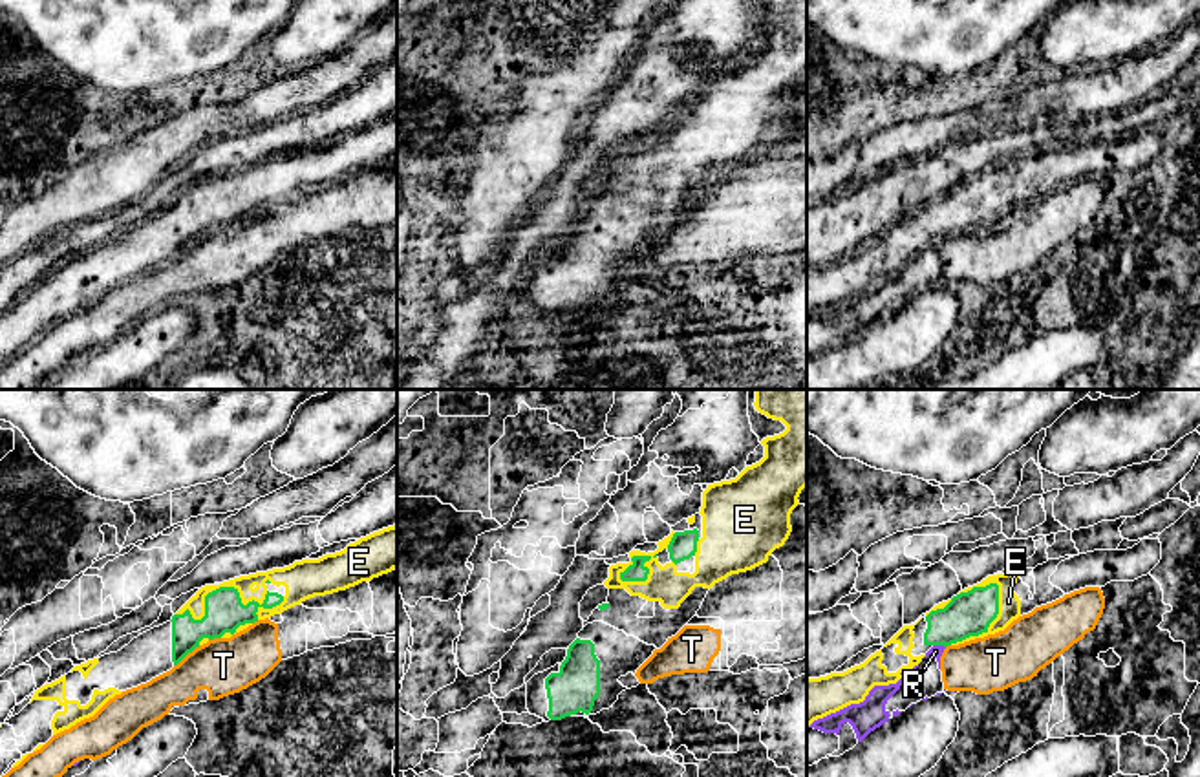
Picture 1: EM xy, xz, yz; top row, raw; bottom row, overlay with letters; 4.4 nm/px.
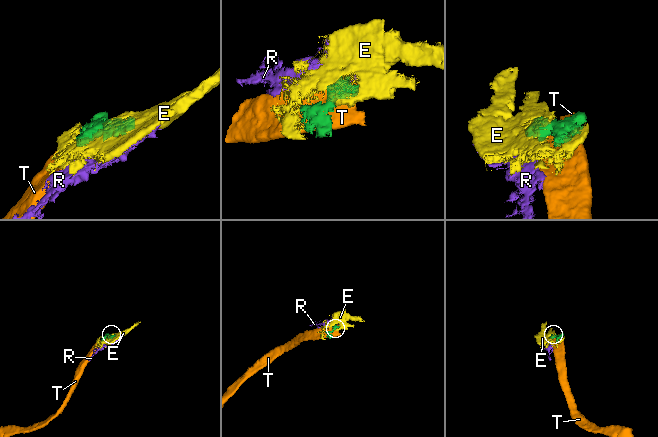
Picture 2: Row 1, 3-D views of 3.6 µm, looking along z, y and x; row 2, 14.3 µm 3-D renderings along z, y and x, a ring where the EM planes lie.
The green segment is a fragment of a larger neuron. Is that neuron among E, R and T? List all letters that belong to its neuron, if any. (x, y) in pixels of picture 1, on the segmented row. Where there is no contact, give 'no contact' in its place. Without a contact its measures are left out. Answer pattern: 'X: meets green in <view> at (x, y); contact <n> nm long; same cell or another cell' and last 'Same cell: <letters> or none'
E: meets green in xy at (224, 587); contact 480 nm long; another cell
R: meets green in yz at (939, 644); contact 60 nm long; another cell
T: meets green in xy at (187, 653); contact 150 nm long; another cell
Same cell: none

